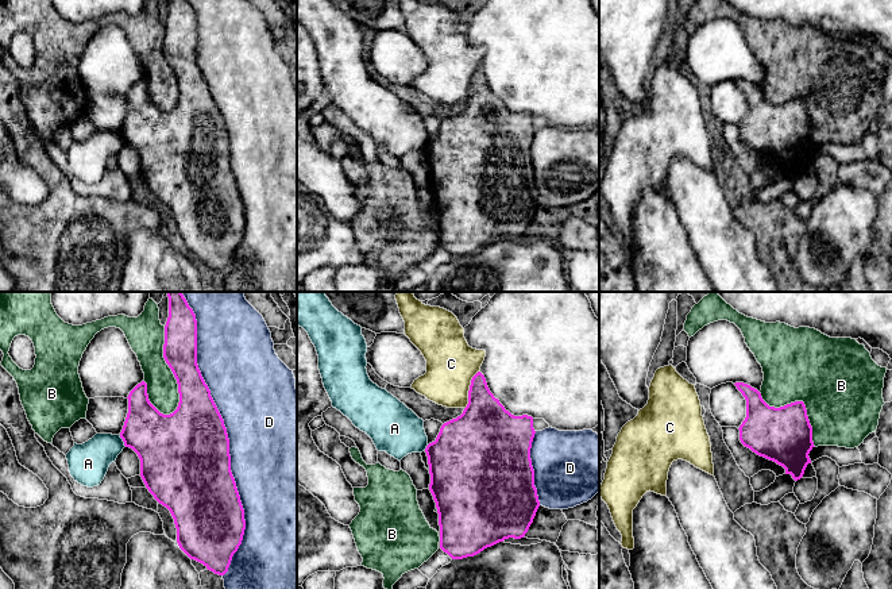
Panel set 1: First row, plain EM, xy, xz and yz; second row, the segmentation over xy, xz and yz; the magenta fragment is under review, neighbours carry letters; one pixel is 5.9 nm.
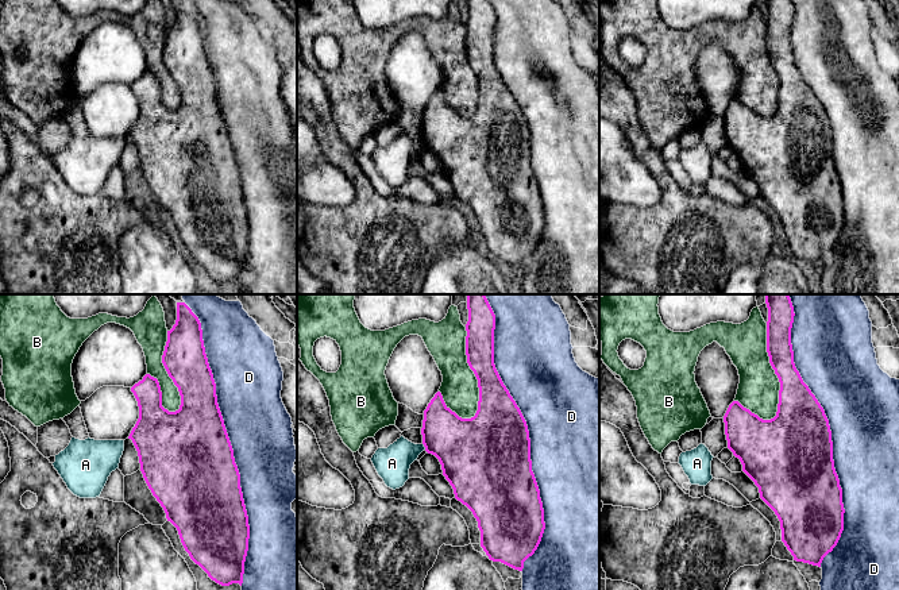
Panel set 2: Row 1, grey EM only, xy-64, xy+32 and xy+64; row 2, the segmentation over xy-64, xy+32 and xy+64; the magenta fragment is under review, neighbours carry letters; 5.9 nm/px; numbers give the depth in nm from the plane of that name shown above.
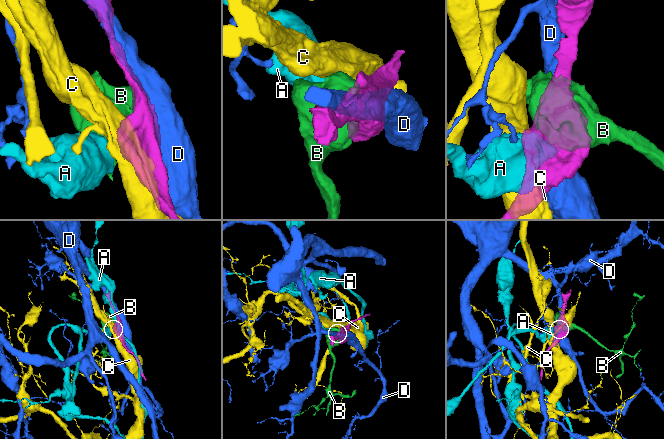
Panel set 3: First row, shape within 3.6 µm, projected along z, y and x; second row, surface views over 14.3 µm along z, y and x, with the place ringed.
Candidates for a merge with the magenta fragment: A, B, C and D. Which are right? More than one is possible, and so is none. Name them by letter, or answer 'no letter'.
no letter

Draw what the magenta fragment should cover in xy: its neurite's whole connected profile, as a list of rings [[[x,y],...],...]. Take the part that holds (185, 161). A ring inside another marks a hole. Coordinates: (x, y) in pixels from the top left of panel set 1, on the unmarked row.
[[[169,0],[163,55],[178,81],[179,100],[177,107],[170,112],[161,111],[150,100],[147,81],[142,78],[127,95],[128,111],[120,135],[126,145],[132,146],[138,151],[140,157],[140,174],[148,189],[159,201],[170,208],[177,226],[179,246],[190,257],[202,261],[208,267],[224,273],[243,238],[246,227],[244,207],[231,169],[227,126],[197,62],[197,18],[188,0]]]

